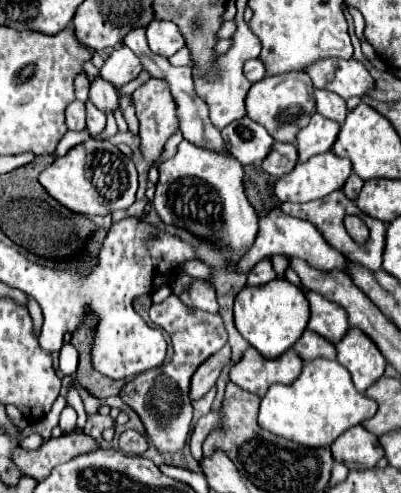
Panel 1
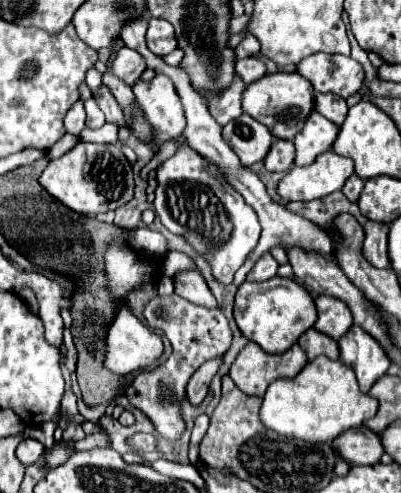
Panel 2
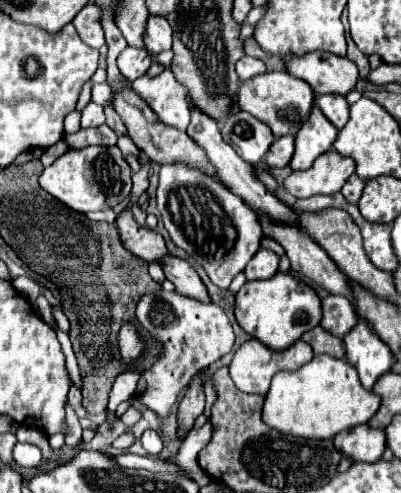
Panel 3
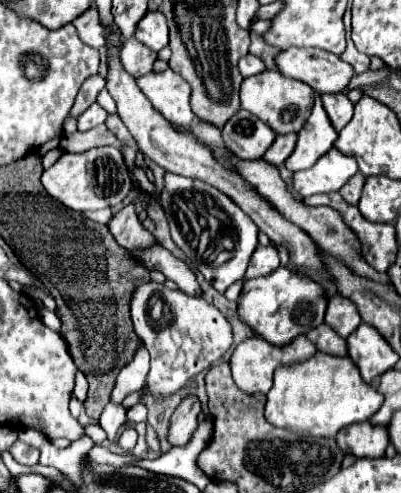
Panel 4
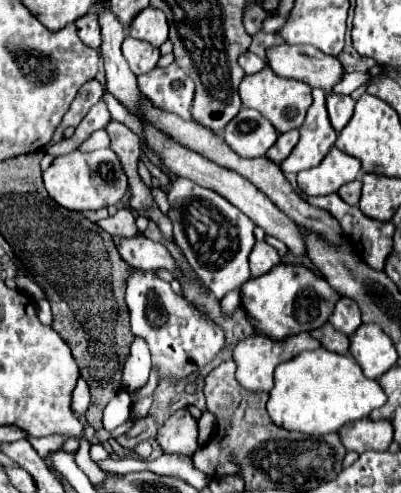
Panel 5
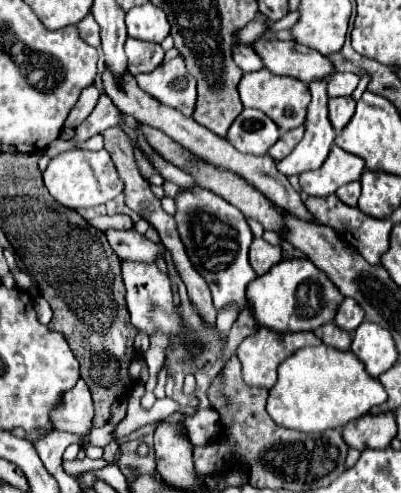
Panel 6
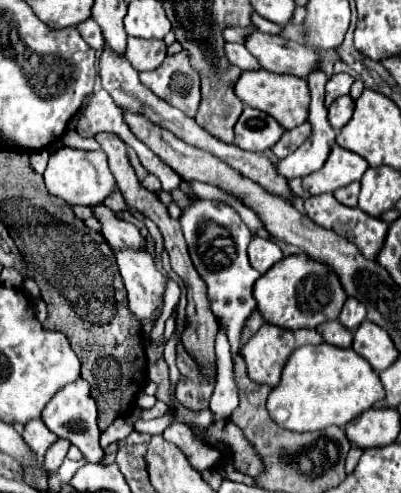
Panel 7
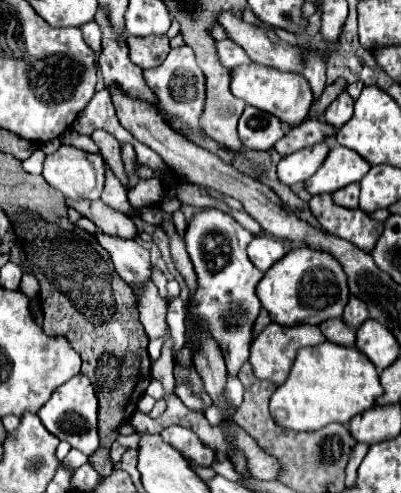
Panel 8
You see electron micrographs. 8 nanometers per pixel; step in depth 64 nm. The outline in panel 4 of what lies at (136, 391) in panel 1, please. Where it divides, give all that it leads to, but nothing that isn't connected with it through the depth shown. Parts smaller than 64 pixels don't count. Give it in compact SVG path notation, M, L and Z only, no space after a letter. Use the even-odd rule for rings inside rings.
M148 282L136 286L130 296L130 312L134 332L152 358L146 388L156 400L184 388L198 372L218 362L232 344L232 326L212 304L196 296L186 296L180 290L170 290L166 284Z

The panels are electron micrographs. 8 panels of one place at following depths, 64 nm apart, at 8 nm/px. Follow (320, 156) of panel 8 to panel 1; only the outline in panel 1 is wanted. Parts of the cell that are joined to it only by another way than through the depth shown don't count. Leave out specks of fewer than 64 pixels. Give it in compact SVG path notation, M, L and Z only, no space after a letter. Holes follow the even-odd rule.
M318 112L312 116L306 128L302 128L296 136L296 148L298 148L298 160L306 162L316 154L328 152L340 132L340 124L332 122Z

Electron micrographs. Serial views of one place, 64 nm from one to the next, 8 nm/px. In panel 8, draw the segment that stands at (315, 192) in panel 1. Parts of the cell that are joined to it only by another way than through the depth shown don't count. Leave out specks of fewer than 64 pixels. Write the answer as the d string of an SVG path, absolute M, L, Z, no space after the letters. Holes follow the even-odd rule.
M334 144L318 172L304 182L304 188L310 194L332 194L352 182L360 182L368 170L370 164L364 158L360 158L358 152Z

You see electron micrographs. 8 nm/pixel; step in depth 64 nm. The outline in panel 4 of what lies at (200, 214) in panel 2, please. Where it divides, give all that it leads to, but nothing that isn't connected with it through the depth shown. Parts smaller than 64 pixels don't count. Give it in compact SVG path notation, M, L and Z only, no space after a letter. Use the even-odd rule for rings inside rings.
M170 172L164 178L164 190L160 196L172 240L220 294L224 294L236 280L244 278L248 260L258 246L258 228L246 212L210 184Z

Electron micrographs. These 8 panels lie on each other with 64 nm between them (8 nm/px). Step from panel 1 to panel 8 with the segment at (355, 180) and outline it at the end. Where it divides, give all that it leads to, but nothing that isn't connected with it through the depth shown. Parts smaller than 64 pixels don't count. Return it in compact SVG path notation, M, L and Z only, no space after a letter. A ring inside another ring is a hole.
M350 184L342 190L336 190L332 194L332 200L340 206L346 206L346 208L358 208L358 194L360 194L360 186L358 184Z

